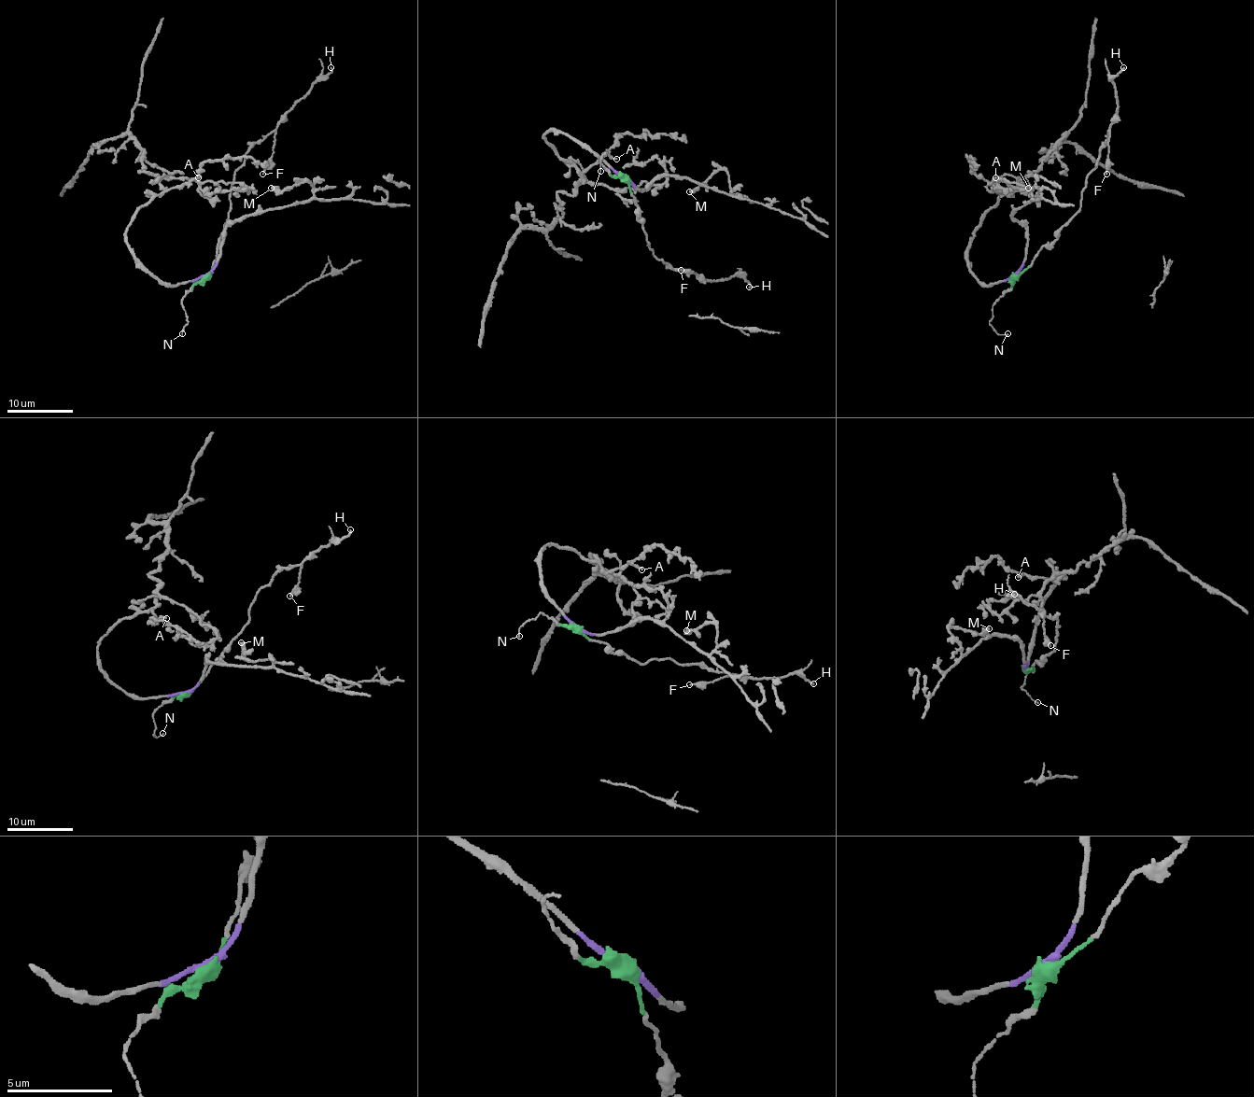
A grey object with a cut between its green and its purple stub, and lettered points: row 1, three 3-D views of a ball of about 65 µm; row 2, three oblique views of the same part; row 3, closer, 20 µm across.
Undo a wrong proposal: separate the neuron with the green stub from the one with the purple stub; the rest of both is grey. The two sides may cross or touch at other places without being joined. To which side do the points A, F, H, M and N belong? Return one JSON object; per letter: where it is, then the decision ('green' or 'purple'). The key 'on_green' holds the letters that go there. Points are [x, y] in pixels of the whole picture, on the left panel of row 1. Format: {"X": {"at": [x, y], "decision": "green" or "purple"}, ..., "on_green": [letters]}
{"A": {"at": [198, 177], "decision": "purple"}, "F": {"at": [262, 174], "decision": "green"}, "H": {"at": [331, 67], "decision": "green"}, "M": {"at": [271, 188], "decision": "purple"}, "N": {"at": [182, 333], "decision": "green"}, "on_green": ["F", "H", "N"]}

